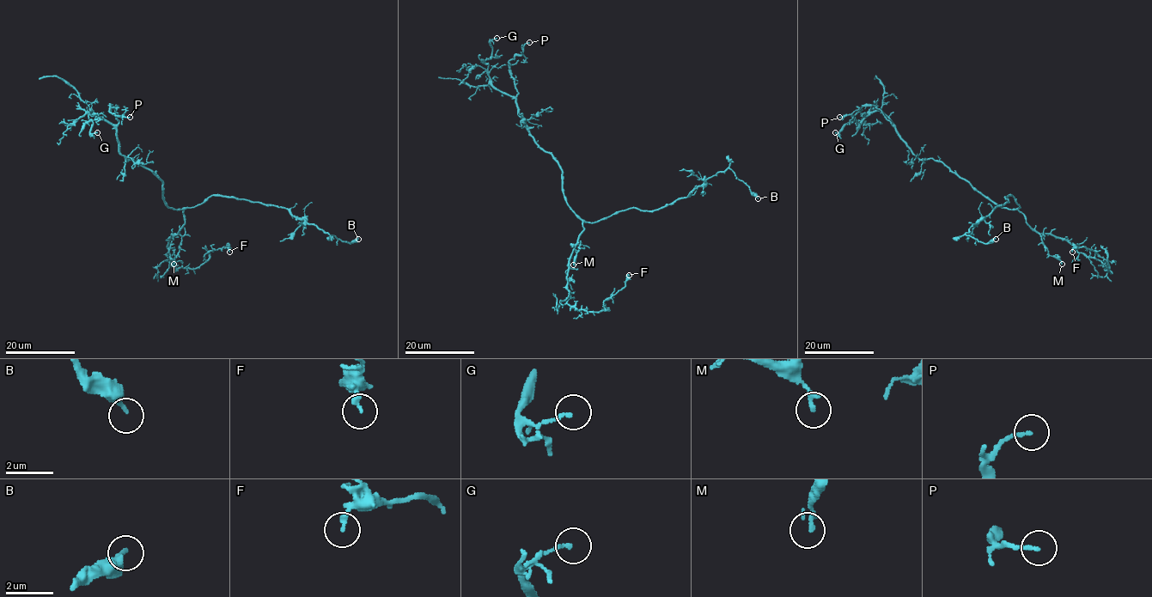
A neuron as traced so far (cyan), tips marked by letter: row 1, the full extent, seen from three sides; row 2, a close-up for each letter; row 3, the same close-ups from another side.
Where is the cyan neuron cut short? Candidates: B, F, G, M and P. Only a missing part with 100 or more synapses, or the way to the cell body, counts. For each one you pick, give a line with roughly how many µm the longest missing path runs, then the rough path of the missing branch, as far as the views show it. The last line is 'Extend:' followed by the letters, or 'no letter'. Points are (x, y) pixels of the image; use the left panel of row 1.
Extend: no letter

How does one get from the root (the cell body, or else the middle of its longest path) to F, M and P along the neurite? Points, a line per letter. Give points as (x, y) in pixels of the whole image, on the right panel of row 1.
F: (996, 204), (1020, 210), (1033, 228), (1066, 239), (1078, 252), (1109, 269), (1094, 251), (1076, 247), (1072, 252)
M: (996, 204), (1020, 210), (1026, 222), (1041, 237), (1048, 254), (1058, 258), (1062, 264)
P: (996, 204), (940, 161), (919, 159), (883, 112), (874, 106), (864, 106), (854, 115), (839, 117)

